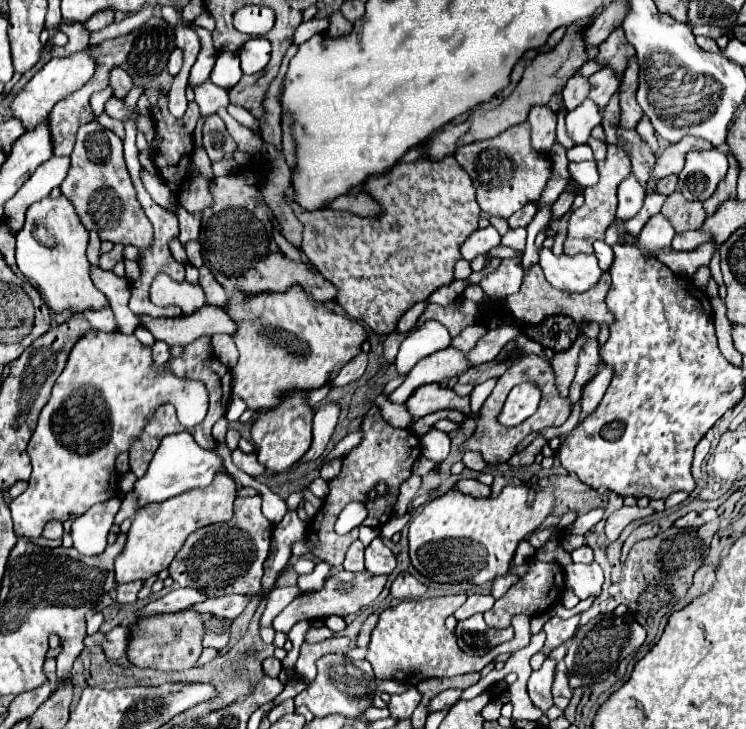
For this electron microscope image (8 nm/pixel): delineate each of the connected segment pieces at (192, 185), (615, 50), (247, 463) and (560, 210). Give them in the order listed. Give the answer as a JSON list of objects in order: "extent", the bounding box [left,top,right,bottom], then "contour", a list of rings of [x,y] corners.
[{"extent":[179,176,213,212],"contour":[[[203,176],[187,180],[179,192],[179,204],[187,212],[203,212],[203,208],[211,206],[211,202],[213,198],[209,192],[209,180],[205,180]]]},{"extent":[595,28,635,78],"contour":[[[615,28],[615,32],[611,32],[611,36],[599,46],[599,56],[595,60],[603,66],[615,68],[621,78],[631,56],[635,56],[635,48],[631,48],[631,44],[627,42],[623,28]]]},{"extent":[231,448,265,478],"contour":[[[235,448],[235,450],[231,450],[231,460],[233,460],[233,464],[235,464],[237,468],[241,468],[243,472],[247,472],[247,474],[253,476],[253,478],[265,474],[265,466],[257,460],[257,452],[245,454],[245,452],[241,452],[239,448]]]},{"extent":[551,184,581,220],"contour":[[[575,184],[575,192],[569,188],[565,194],[561,194],[559,198],[557,198],[557,202],[553,204],[553,208],[551,208],[551,220],[555,220],[555,218],[561,218],[563,214],[567,214],[569,212],[569,208],[571,208],[571,204],[573,204],[573,198],[575,198],[575,194],[579,194],[581,192],[581,186],[579,184]]]}]

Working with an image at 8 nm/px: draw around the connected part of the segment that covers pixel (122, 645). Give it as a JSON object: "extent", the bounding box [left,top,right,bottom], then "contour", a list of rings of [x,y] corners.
{"extent":[83,626,129,658],"contour":[[[117,626],[105,634],[97,632],[93,635],[86,635],[83,643],[85,647],[99,644],[103,652],[107,654],[107,658],[121,658],[127,654],[127,642],[129,642],[127,634],[129,634],[127,626]]]}

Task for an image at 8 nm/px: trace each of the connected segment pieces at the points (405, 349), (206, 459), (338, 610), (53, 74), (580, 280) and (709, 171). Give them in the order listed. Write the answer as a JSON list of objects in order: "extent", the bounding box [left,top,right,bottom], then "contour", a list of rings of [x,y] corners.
[{"extent":[395,320,451,374],"contour":[[[427,320],[423,326],[411,330],[407,338],[401,342],[401,348],[395,358],[397,372],[409,374],[419,360],[447,348],[449,342],[451,342],[451,336],[447,328],[435,320]]]},{"extent":[135,432,227,506],"contour":[[[189,432],[169,434],[165,436],[159,450],[155,452],[149,464],[149,472],[135,482],[135,494],[139,496],[139,506],[151,504],[151,502],[163,502],[195,488],[205,488],[213,482],[215,474],[219,472],[227,474],[223,466],[223,458],[215,450],[201,448]]]},{"extent":[273,570,387,632],"contour":[[[367,570],[363,572],[337,572],[337,574],[331,574],[323,588],[317,590],[317,592],[305,592],[301,596],[297,596],[273,622],[273,628],[277,632],[289,632],[293,628],[293,624],[297,624],[299,620],[317,620],[317,618],[327,618],[331,614],[337,614],[337,616],[349,616],[349,614],[355,614],[359,610],[363,610],[365,606],[369,606],[379,594],[381,590],[385,588],[385,582],[387,582],[387,576],[375,576]]]},{"extent":[11,46,95,130],"contour":[[[91,46],[85,48],[83,52],[77,52],[69,58],[53,58],[49,60],[27,84],[25,88],[13,98],[11,102],[11,110],[13,110],[13,118],[21,120],[21,124],[25,126],[25,130],[33,130],[35,126],[39,126],[47,116],[49,112],[53,110],[53,106],[67,98],[69,94],[73,94],[75,90],[79,90],[95,72],[95,64],[93,64],[93,58],[91,58]]]},{"extent":[539,248,601,292],"contour":[[[539,248],[541,268],[547,282],[563,292],[587,292],[601,278],[601,268],[593,254],[555,256],[549,248]]]},{"extent":[677,150,727,200],"contour":[[[693,150],[685,158],[685,168],[677,176],[677,188],[687,200],[707,200],[727,174],[727,156],[717,150]]]}]

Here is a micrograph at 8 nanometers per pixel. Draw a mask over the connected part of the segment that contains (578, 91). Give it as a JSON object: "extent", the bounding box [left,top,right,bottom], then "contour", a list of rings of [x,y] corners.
{"extent":[563,74,589,110],"contour":[[[575,74],[575,76],[567,82],[567,86],[565,86],[565,90],[563,90],[565,108],[567,108],[567,110],[575,110],[587,96],[589,96],[589,80],[583,78],[583,76],[579,76],[579,74]]]}

